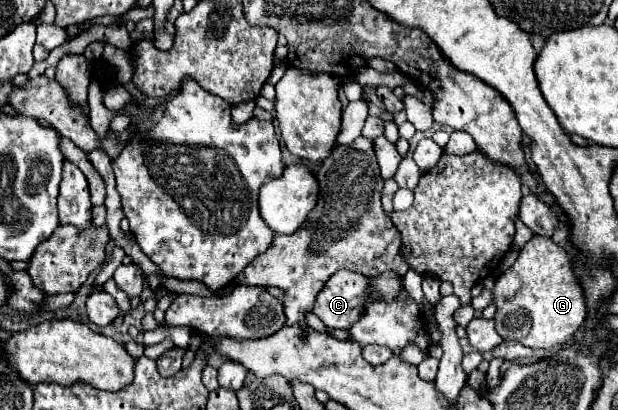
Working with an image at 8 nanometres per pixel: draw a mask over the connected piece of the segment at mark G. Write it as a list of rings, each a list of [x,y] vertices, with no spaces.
[[[533,235],[519,251],[513,267],[501,273],[493,285],[493,303],[497,307],[493,319],[495,329],[503,339],[519,341],[531,349],[565,345],[585,323],[587,307],[583,297],[583,289],[573,275],[565,249],[549,237]]]

